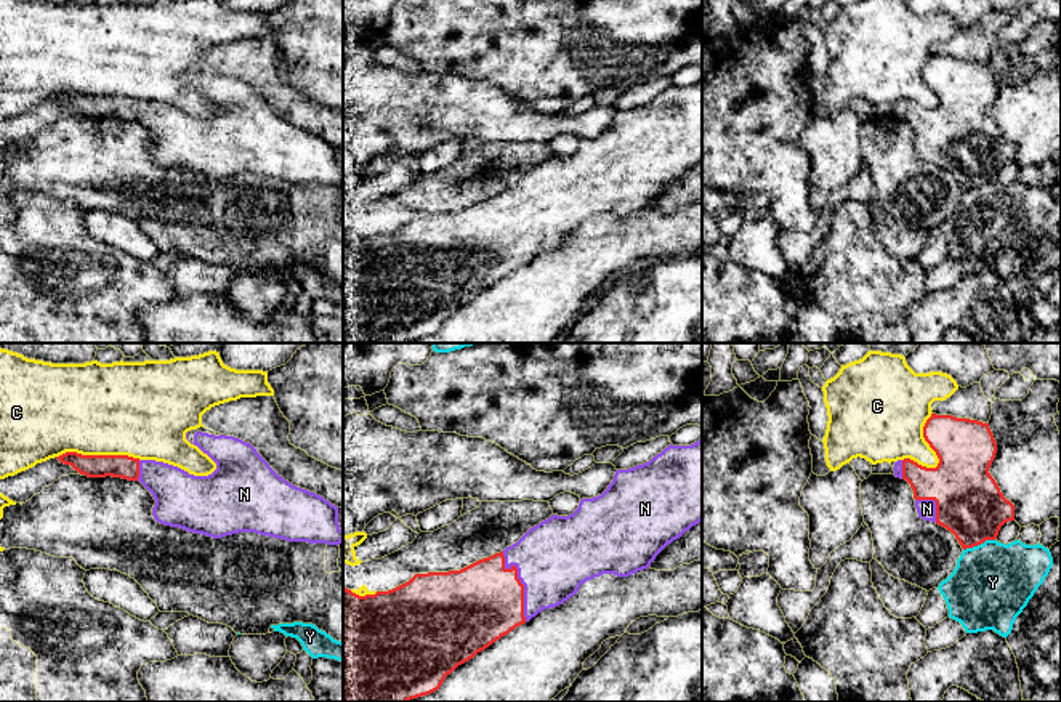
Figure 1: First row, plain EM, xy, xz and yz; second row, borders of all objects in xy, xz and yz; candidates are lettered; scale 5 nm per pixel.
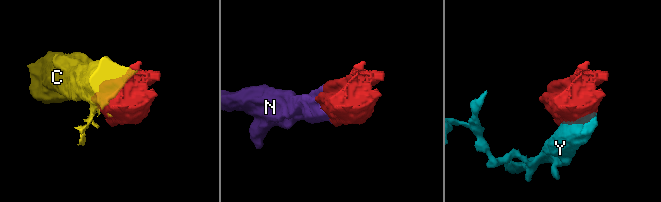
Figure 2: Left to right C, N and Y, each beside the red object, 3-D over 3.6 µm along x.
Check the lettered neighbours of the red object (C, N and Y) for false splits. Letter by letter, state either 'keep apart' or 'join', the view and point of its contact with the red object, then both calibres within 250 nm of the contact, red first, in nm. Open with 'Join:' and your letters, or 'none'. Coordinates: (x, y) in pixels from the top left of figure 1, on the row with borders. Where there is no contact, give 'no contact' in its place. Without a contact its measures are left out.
Join: N
C: keep apart; contact yz (928, 443); calibres 300 and 400 nm
N: join; contact xz (520, 582); calibres 400 and 380 nm
Y: keep apart; contact yz (978, 544); calibres 340 and 400 nm

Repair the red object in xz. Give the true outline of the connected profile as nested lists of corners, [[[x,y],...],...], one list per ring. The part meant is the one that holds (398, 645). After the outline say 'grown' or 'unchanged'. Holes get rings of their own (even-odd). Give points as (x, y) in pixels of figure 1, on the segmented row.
[[[702,439],[691,446],[670,444],[660,454],[643,465],[617,470],[607,489],[593,498],[582,498],[579,508],[569,516],[553,514],[530,527],[516,543],[489,558],[479,559],[460,571],[415,574],[409,582],[375,595],[359,596],[343,587],[343,702],[409,702],[428,696],[441,688],[446,676],[458,665],[473,659],[478,652],[508,635],[516,627],[529,622],[543,609],[556,607],[574,596],[580,585],[603,574],[628,577],[647,569],[656,556],[673,540],[702,521]]] | grown

